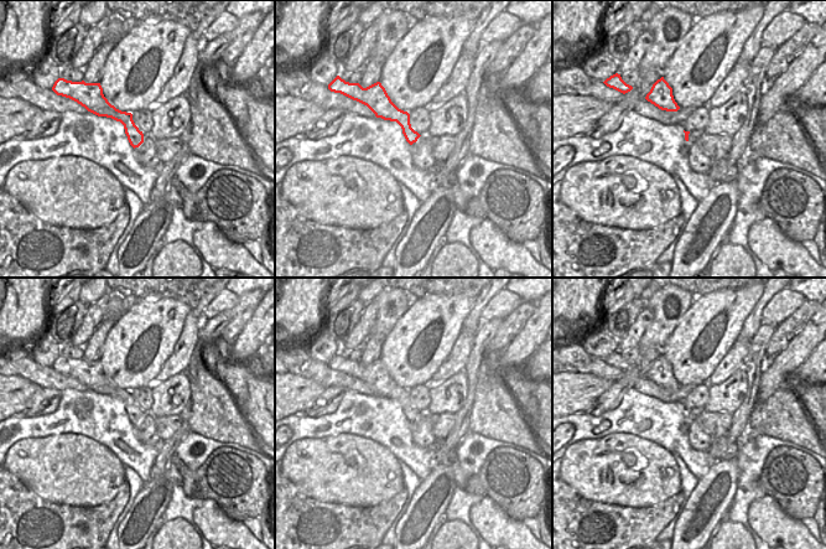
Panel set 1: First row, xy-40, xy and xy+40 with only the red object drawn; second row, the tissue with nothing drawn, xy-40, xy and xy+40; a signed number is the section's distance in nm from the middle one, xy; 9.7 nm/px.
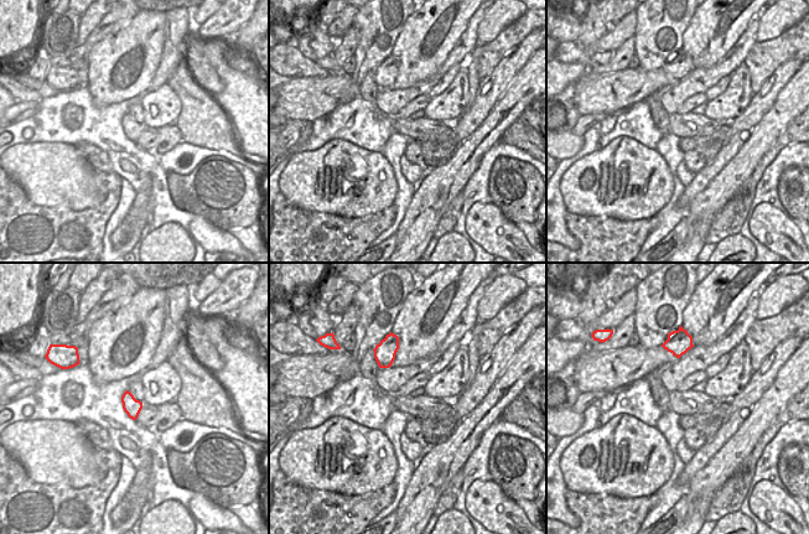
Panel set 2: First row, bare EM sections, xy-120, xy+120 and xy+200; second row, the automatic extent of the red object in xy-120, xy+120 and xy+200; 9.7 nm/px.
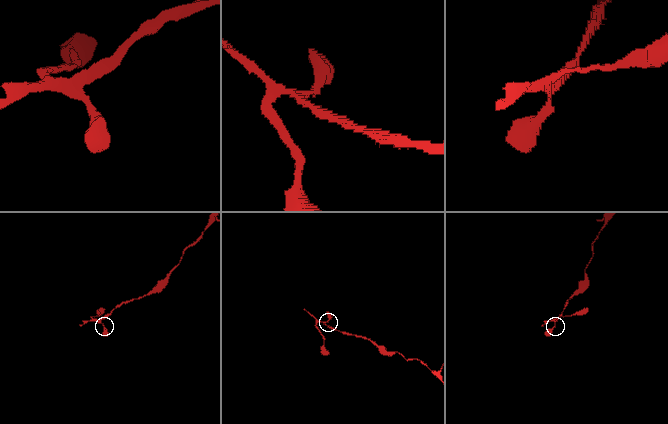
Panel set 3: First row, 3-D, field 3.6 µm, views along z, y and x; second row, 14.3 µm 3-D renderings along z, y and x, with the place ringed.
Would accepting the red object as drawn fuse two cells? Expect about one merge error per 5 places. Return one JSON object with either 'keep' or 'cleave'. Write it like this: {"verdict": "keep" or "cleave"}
{"verdict": "keep"}

